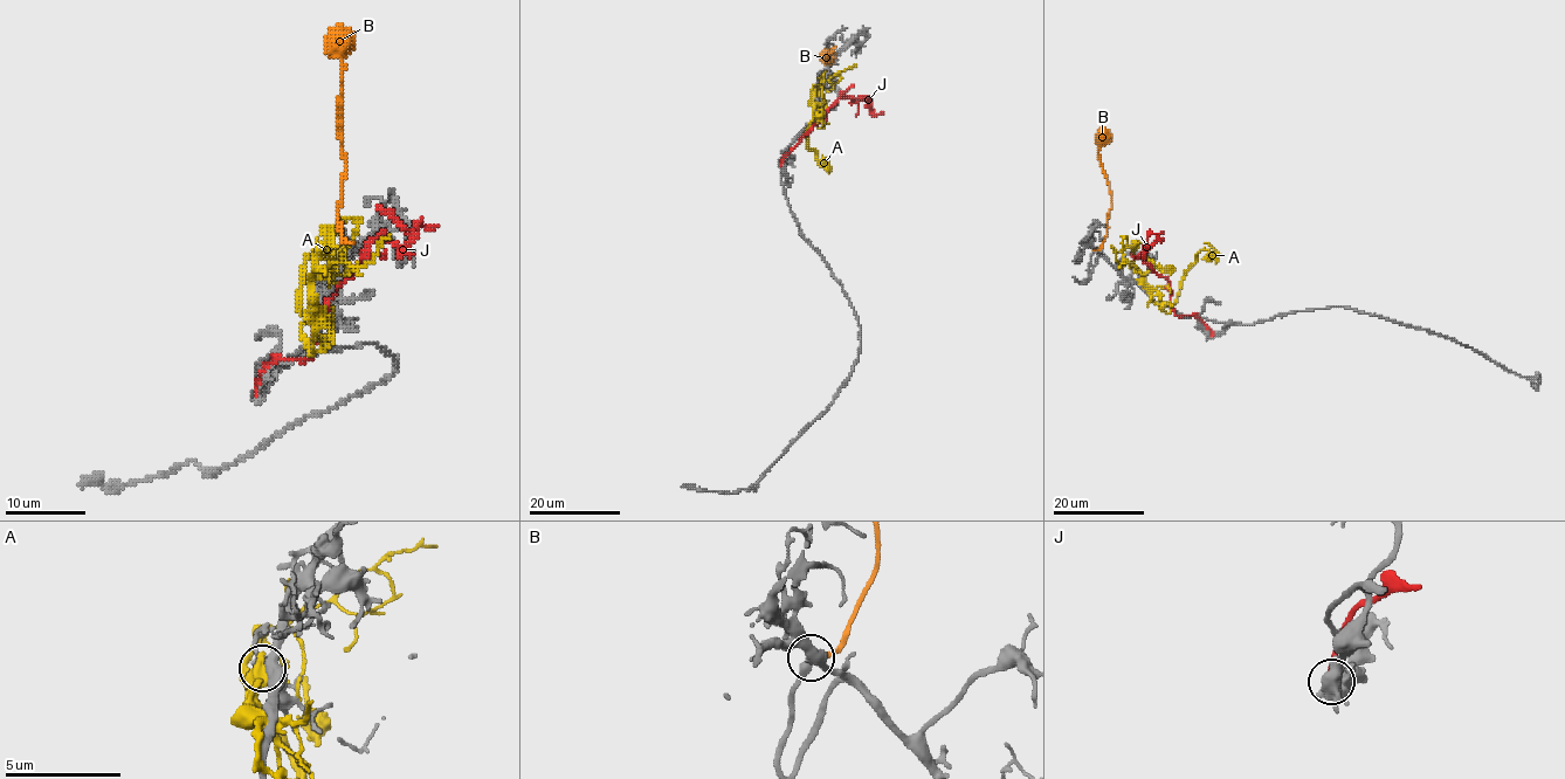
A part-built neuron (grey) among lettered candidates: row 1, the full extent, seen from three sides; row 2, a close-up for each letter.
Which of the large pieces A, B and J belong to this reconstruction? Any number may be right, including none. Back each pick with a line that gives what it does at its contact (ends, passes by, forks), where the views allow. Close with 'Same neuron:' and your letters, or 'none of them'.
Same neuron: none of them

